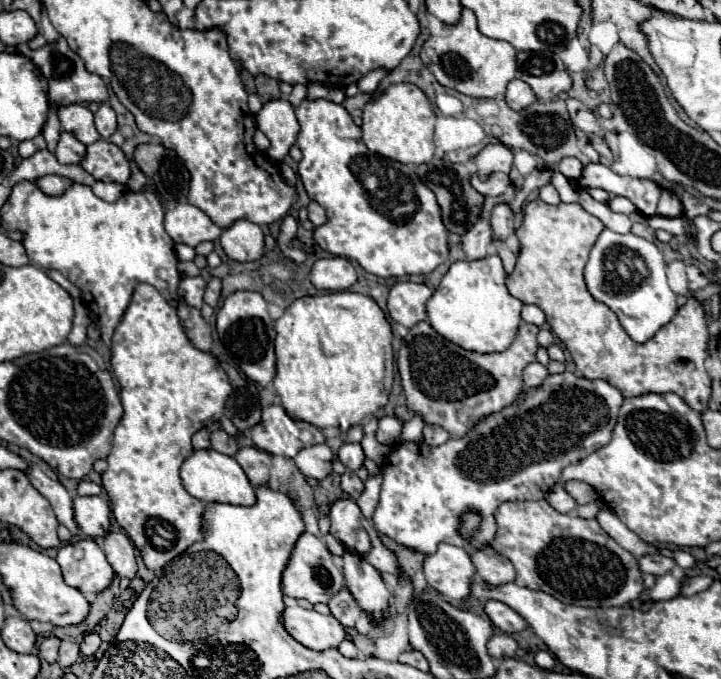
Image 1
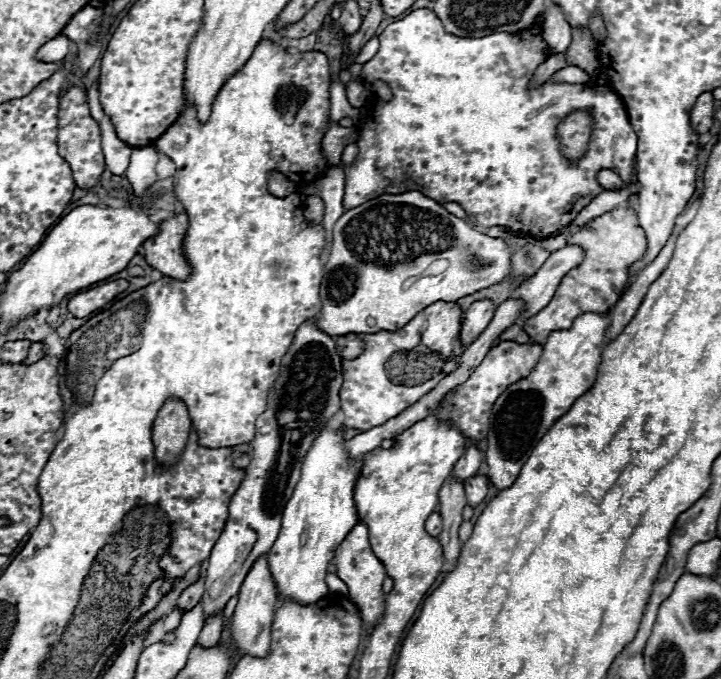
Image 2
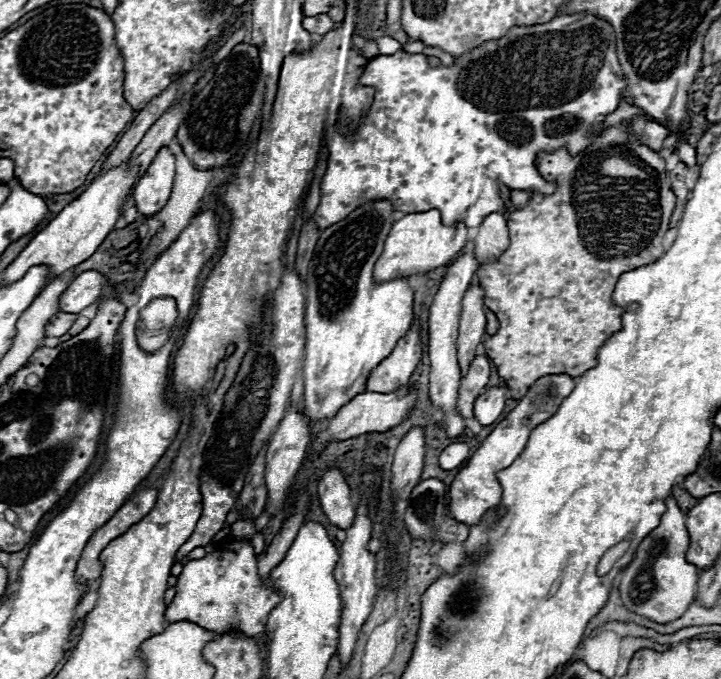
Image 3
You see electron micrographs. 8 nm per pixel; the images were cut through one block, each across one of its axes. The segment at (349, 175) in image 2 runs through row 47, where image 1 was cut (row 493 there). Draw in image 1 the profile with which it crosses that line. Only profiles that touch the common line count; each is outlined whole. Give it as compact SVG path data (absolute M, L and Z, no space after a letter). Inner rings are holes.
M562 372L548 376L538 388L526 388L514 404L490 414L460 440L448 440L436 448L426 446L424 442L396 446L384 464L384 482L380 502L374 512L374 526L380 534L386 534L396 542L424 554L436 552L440 542L462 546L466 550L492 542L496 536L494 512L498 506L508 500L542 500L546 490L560 482L560 470L564 466L578 462L590 452L606 446L616 426L622 400L622 392L606 380L588 380L572 372ZM470 508L478 510L484 520L480 530L468 542L458 534L458 516Z

